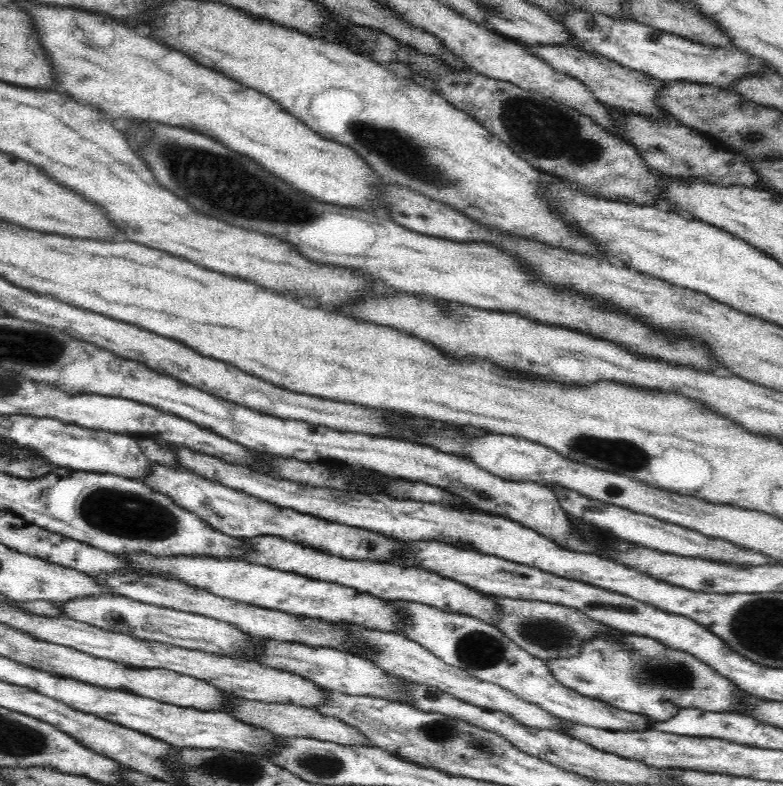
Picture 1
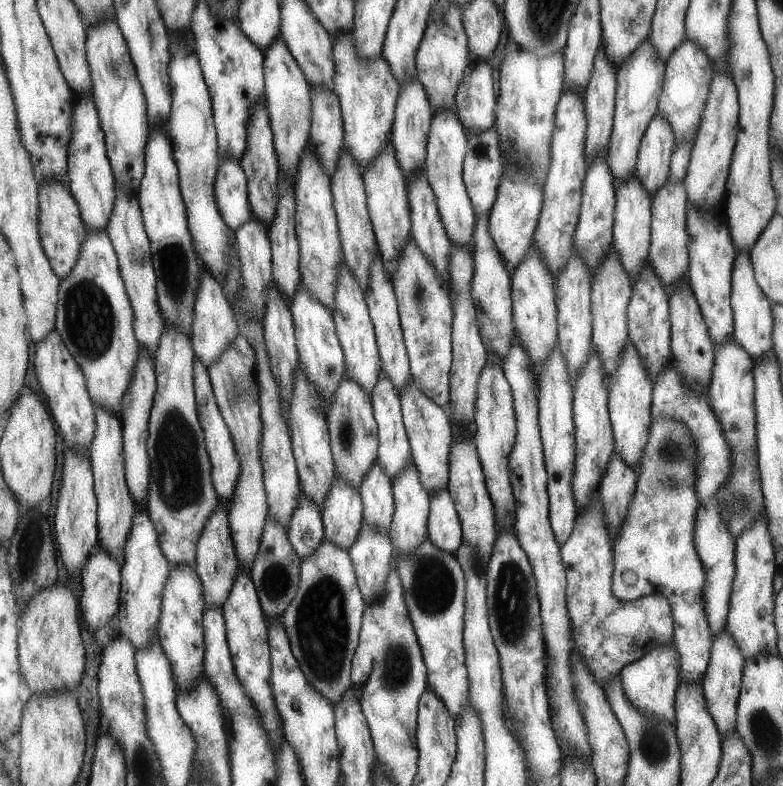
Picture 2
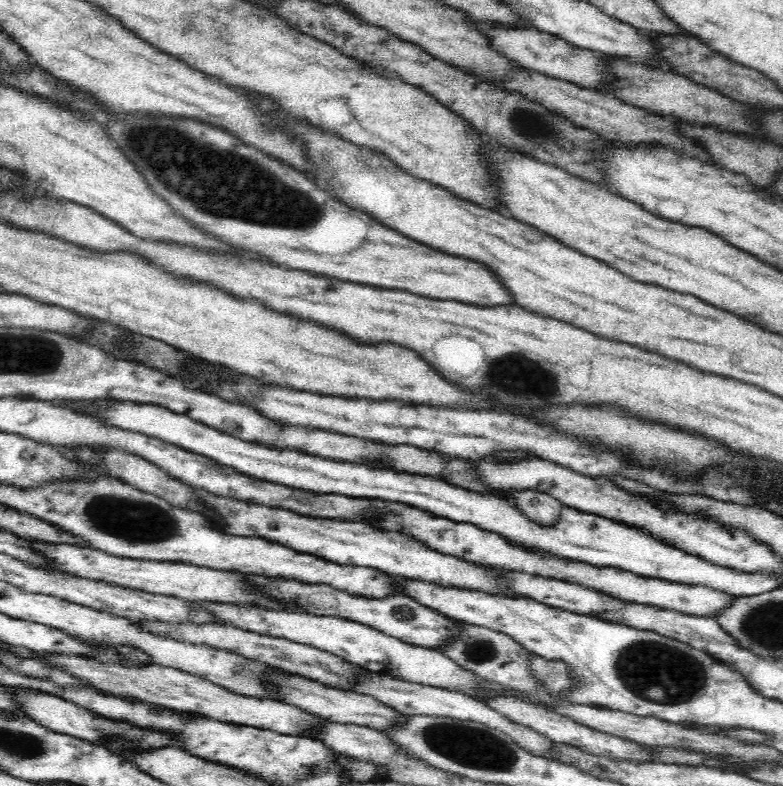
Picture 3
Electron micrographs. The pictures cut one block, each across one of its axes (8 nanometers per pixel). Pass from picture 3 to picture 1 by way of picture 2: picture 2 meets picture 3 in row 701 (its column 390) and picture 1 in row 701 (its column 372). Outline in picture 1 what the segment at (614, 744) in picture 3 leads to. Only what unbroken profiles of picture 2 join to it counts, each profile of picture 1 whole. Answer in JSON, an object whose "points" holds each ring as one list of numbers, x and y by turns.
{"points":[[346,624,346,627,359,638,361,644,367,646,367,650,375,650,377,655,373,658,373,663,382,670,403,678,411,683,418,683,431,686,440,691,454,696,472,706,482,708,486,711,500,711,506,715,512,716,512,719,526,725,528,728,540,730,556,731,565,733,567,731,567,721,546,712,546,709,540,708,537,704,532,704,518,698,513,692,499,687,498,685,484,682,479,678,472,676,465,670,450,666,442,662,434,653,424,648,418,642,414,642,405,636,398,634,387,634,378,630,369,630,361,628,354,624]]}

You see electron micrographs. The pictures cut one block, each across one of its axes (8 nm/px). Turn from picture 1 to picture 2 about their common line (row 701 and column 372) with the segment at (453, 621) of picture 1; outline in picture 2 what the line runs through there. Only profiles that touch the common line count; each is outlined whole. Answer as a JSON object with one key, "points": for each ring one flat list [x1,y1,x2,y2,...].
{"points":[[361,521,357,538,349,546,347,554,351,559,361,598,369,604,377,598,387,582,392,567,392,546,388,532,381,532,377,526,367,526]]}

